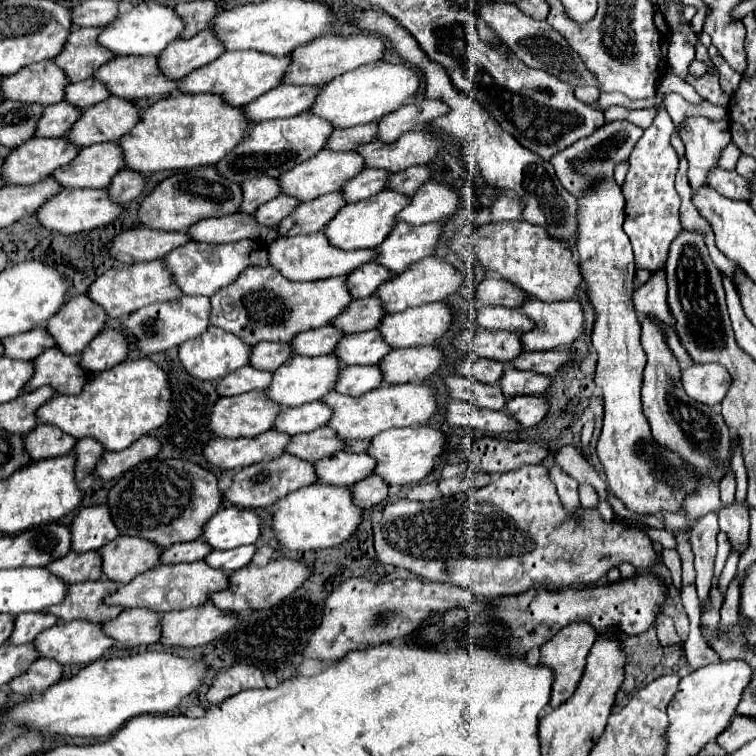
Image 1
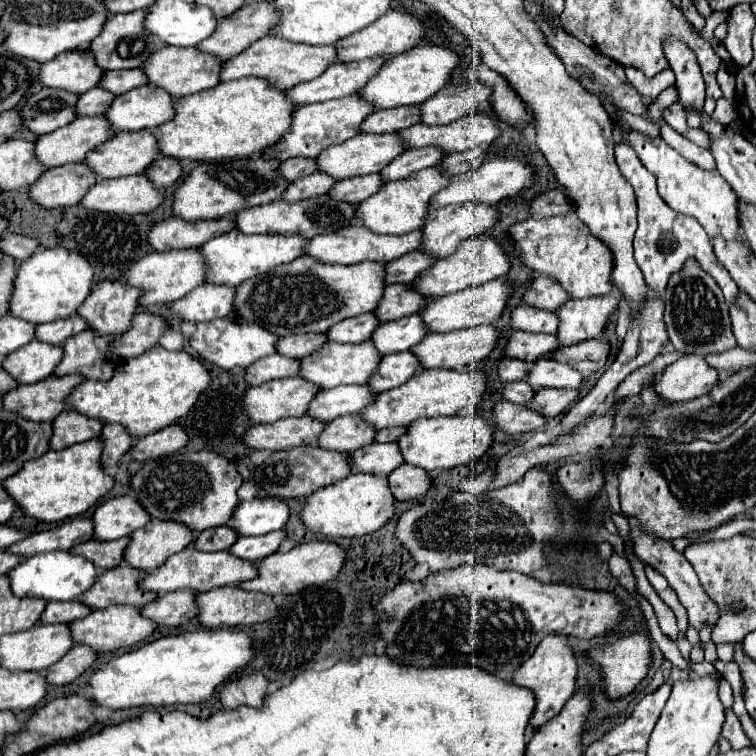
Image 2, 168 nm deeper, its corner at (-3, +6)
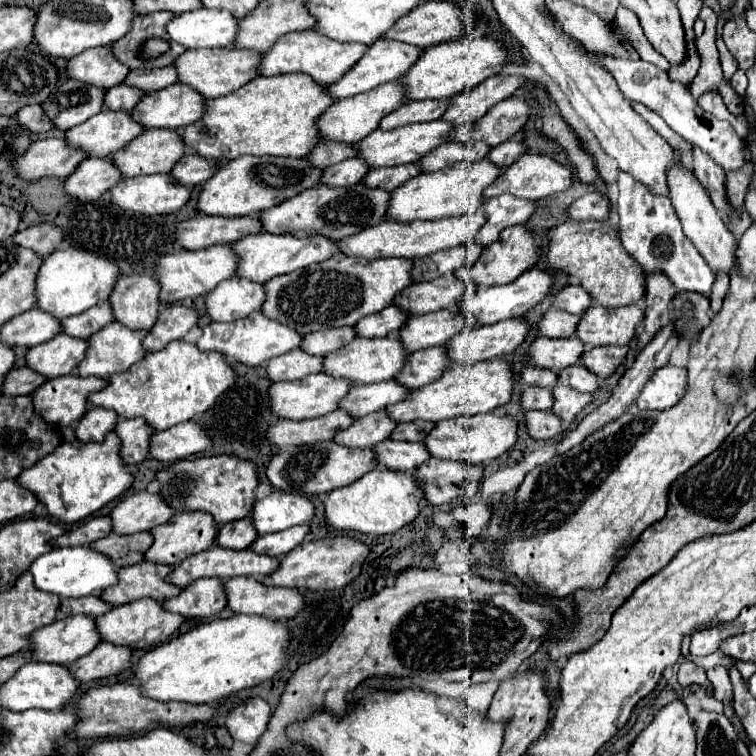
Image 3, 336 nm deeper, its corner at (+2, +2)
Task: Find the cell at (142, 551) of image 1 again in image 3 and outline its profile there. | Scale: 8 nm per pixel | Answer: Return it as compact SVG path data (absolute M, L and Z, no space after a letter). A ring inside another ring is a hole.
M190 511L190 513L176 513L170 521L166 521L164 525L158 525L154 529L150 529L150 535L154 537L150 549L144 553L144 561L150 563L162 563L162 565L178 565L182 559L186 559L188 555L200 553L204 549L208 549L210 545L214 545L218 533L218 525L212 521L210 515L202 513L202 511Z

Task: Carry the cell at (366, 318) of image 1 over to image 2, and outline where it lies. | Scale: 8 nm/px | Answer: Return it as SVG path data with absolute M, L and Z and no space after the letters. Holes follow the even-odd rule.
M387 285L383 301L379 303L379 309L375 309L375 315L387 323L395 321L413 313L419 313L421 309L427 307L431 297L423 293L415 293L413 287L409 285Z

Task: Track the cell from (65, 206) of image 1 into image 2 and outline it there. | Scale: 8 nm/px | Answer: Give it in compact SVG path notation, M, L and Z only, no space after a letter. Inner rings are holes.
M145 173L119 179L99 179L81 201L85 209L115 215L151 213L163 203L163 191L155 187Z

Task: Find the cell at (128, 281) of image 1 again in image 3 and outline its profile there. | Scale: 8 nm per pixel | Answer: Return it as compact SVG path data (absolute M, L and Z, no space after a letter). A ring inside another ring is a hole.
M214 245L200 251L180 251L168 253L154 263L154 277L160 281L160 301L166 305L178 303L182 299L192 299L198 295L208 293L220 281L234 277L236 269L236 255L230 251L228 245Z

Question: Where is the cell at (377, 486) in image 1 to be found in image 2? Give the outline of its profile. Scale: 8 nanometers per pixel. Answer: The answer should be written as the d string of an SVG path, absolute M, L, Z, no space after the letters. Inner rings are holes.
M403 463L399 469L395 469L395 473L389 475L389 485L399 501L413 501L431 489L433 479L427 479L425 469Z

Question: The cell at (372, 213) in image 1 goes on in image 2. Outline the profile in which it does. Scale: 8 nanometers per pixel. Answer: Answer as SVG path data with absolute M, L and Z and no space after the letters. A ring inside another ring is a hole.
M429 167L423 171L413 173L411 177L389 181L379 193L371 195L367 201L361 201L357 205L357 217L363 221L363 225L375 233L389 233L389 235L403 235L415 229L421 229L425 225L425 217L431 209L431 199L435 193L445 189L451 183L451 175L441 171L439 167Z

